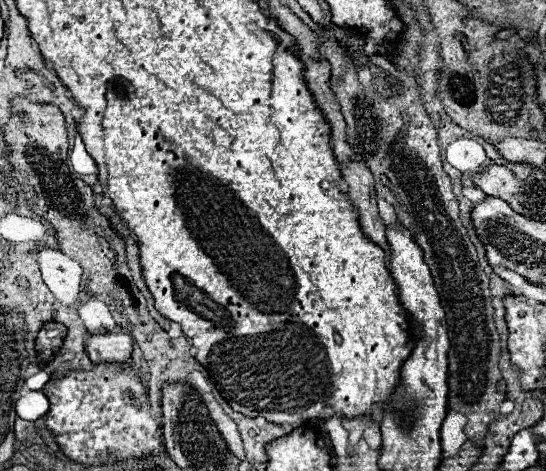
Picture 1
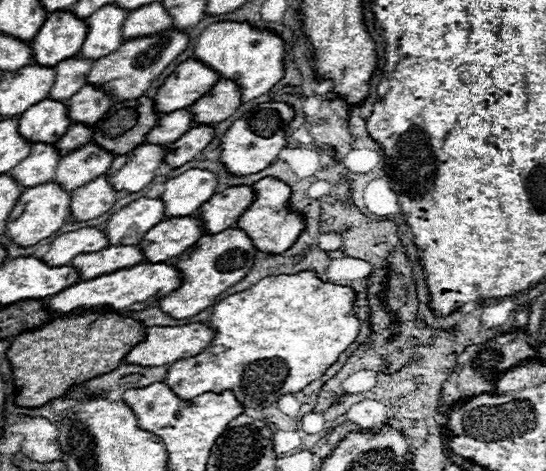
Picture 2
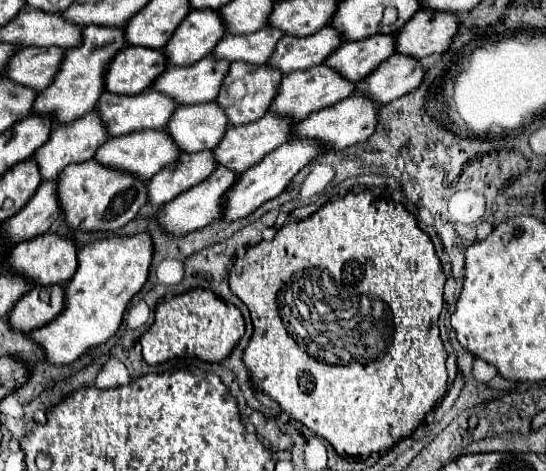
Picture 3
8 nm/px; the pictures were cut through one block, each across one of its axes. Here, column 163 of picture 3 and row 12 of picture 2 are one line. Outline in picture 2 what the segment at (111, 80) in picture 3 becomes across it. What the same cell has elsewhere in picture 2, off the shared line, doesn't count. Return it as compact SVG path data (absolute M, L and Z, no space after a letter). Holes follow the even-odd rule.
M70 10L52 12L30 44L32 58L40 66L56 66L80 52L86 34L86 22L78 20Z

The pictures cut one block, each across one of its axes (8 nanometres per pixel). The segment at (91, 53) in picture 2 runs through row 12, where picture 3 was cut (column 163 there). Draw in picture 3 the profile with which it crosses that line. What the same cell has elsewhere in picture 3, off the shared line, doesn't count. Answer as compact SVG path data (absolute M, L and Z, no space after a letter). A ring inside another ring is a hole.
M144 90L140 94L134 96L120 96L120 94L112 94L112 92L104 92L98 100L98 112L110 132L110 136L122 136L122 134L130 134L130 132L138 132L138 130L148 130L148 128L164 128L172 116L172 112L176 110L176 100L168 98L168 94L160 94L154 90Z

